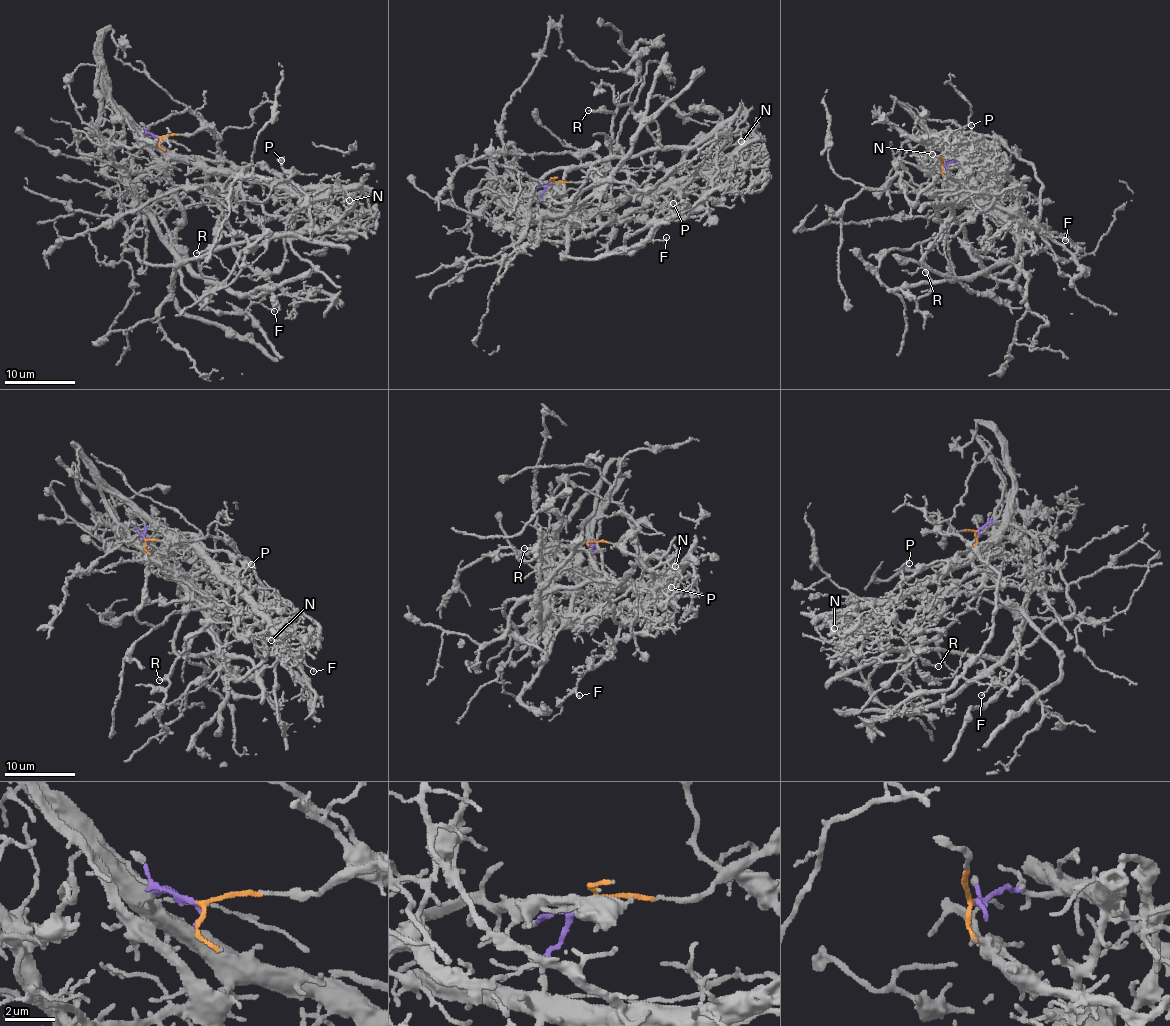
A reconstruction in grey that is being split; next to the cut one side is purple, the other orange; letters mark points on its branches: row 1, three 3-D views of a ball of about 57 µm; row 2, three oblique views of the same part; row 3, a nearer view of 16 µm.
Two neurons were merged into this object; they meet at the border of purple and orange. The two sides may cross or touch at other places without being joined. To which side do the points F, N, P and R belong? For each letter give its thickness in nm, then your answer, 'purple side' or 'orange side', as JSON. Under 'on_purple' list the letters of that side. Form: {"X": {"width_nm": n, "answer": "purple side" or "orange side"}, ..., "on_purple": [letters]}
{"F": {"width_nm": 110, "answer": "orange side"}, "N": {"width_nm": 70, "answer": "purple side"}, "P": {"width_nm": 130, "answer": "purple side"}, "R": {"width_nm": 180, "answer": "purple side"}, "on_purple": ["N", "P", "R"]}

